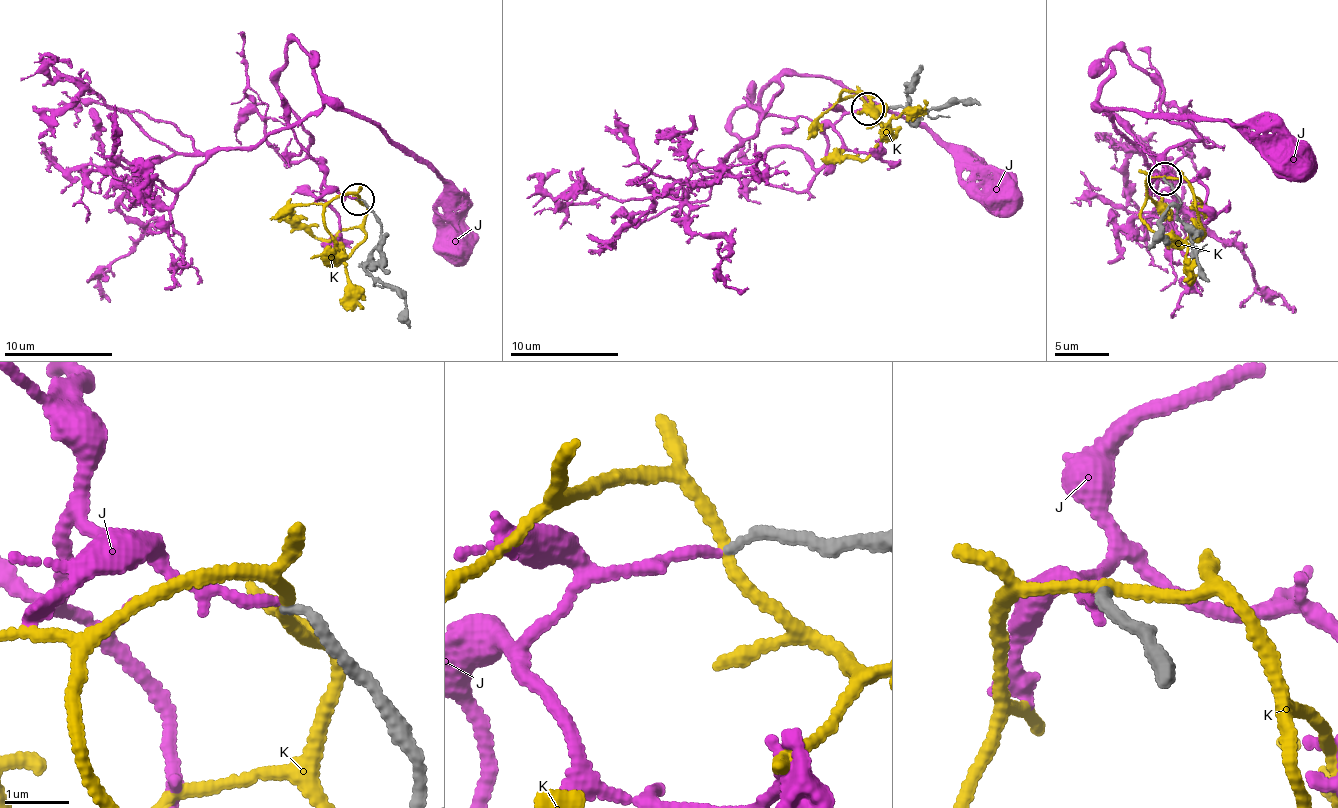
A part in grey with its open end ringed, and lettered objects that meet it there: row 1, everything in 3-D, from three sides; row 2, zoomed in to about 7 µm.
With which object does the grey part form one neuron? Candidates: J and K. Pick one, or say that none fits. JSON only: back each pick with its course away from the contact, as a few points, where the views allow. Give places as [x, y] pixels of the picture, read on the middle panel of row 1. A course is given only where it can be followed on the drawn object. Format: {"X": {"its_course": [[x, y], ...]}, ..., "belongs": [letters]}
{"J": {"its_course": [[867, 110], [822, 126], [774, 116], [767, 103], [780, 78], [840, 82], [915, 122], [979, 167], [1004, 199]]}, "belongs": ["J"]}

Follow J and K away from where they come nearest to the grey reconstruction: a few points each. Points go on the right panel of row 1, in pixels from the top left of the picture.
J: (1165, 178), (1161, 159), (1098, 108), (1223, 119), (1259, 147), (1295, 146), (1298, 156)
K: (1163, 177), (1187, 183), (1200, 231), (1188, 239), (1187, 270), (1190, 276), (1184, 282)

